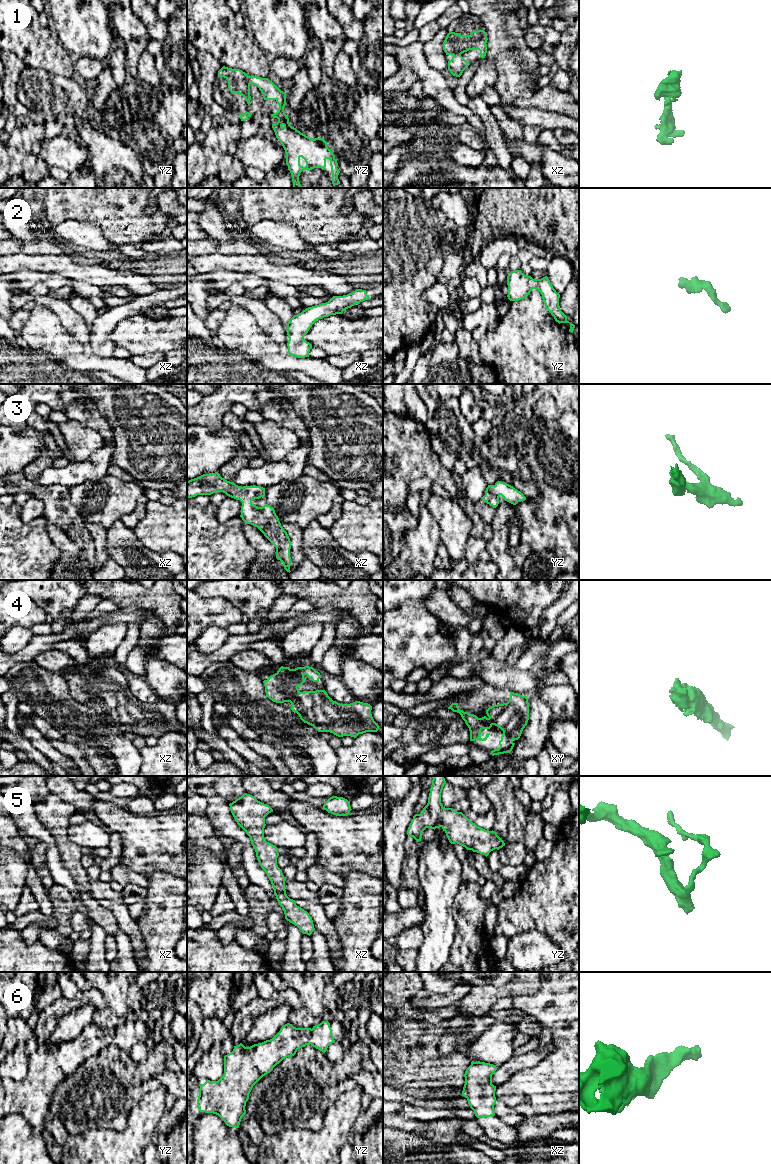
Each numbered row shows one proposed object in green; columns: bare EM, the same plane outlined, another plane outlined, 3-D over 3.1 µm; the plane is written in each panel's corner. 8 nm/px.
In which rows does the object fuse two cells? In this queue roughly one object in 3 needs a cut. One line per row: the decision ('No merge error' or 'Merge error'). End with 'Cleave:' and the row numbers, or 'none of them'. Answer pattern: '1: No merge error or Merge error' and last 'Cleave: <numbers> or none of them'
1: No merge error
2: No merge error
3: No merge error
4: No merge error
5: No merge error
6: No merge error
Cleave: none of them

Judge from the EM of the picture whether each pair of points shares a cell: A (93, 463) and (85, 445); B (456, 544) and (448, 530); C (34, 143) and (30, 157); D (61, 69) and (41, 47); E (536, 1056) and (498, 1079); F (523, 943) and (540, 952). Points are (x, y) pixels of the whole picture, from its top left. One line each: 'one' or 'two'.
A: two
B: one
C: one
D: one
E: one
F: one

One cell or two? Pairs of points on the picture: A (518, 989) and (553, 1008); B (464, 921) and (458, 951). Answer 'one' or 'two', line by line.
A: two
B: one

